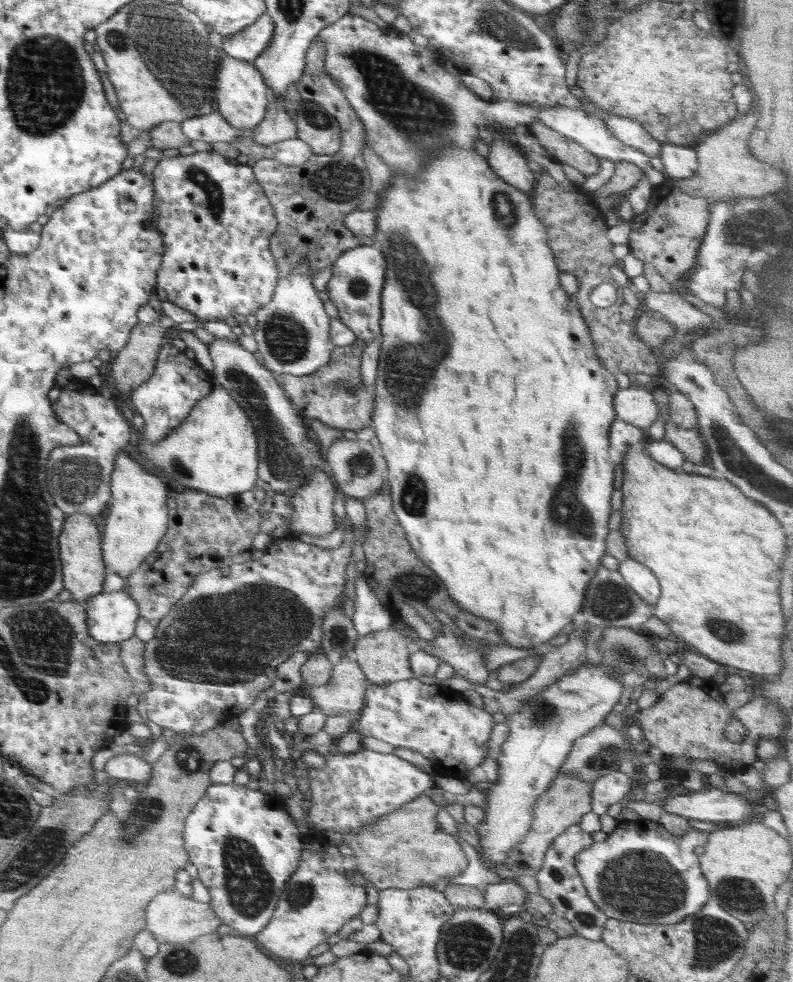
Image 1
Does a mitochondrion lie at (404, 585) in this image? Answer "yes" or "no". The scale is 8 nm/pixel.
yes

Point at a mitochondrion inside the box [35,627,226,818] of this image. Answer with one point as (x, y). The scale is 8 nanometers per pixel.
(189, 759)

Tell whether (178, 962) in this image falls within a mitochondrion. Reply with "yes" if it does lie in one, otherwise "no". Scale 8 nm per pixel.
yes

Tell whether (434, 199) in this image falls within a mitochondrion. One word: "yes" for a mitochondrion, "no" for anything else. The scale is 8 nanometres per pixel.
no

